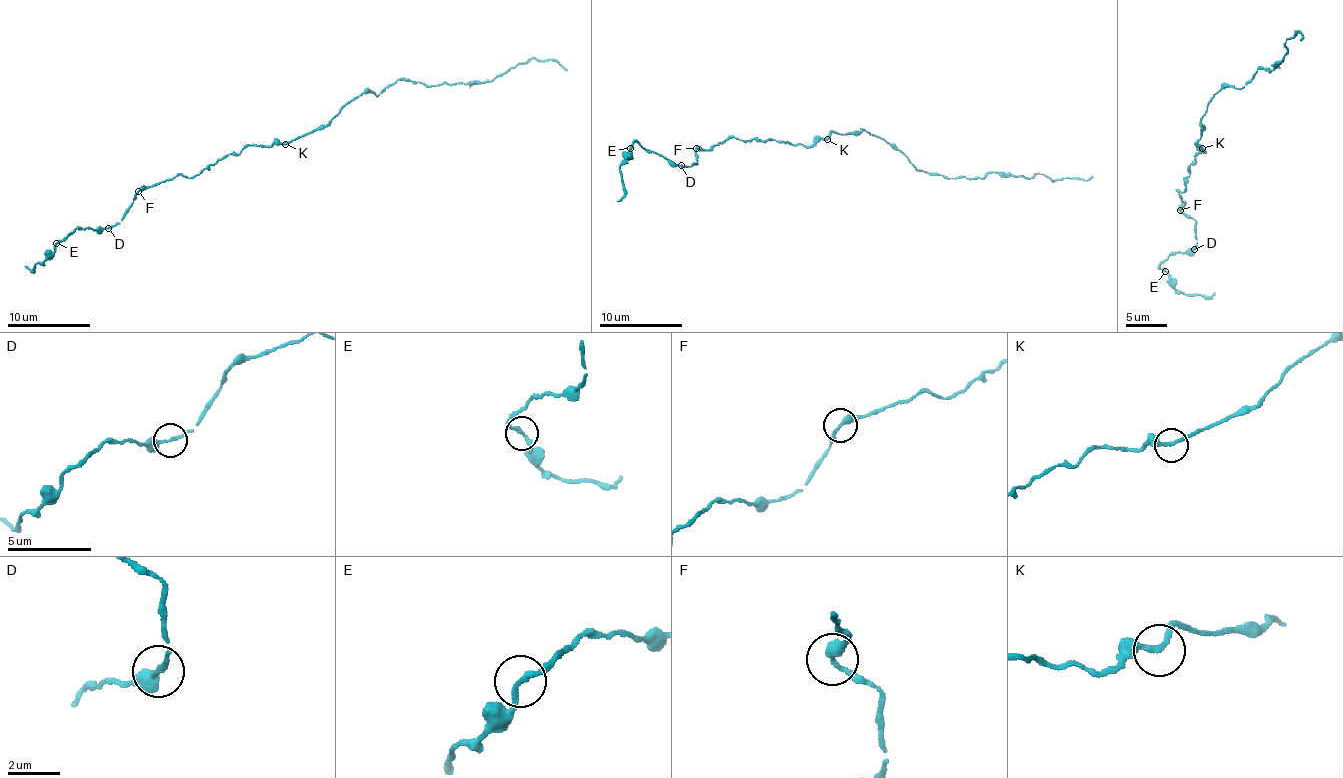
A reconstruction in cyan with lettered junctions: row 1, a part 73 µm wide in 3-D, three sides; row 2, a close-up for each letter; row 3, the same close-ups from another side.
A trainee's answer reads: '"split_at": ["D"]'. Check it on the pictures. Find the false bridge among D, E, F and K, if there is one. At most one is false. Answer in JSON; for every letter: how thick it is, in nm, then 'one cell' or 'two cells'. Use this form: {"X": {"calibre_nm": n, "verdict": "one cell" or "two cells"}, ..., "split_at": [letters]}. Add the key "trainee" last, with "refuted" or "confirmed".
{"D": {"calibre_nm": 220, "verdict": "one cell"}, "E": {"calibre_nm": 200, "verdict": "one cell"}, "F": {"calibre_nm": 280, "verdict": "one cell"}, "K": {"calibre_nm": 240, "verdict": "one cell"}, "split_at": [], "trainee": "refuted"}

